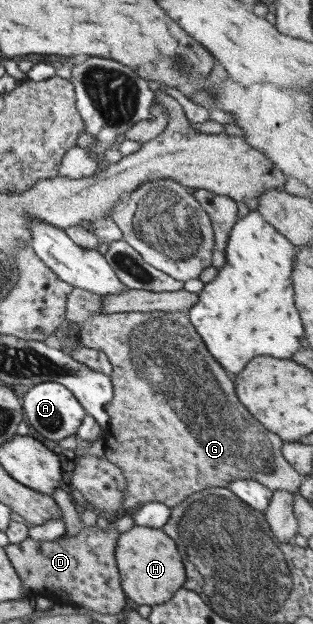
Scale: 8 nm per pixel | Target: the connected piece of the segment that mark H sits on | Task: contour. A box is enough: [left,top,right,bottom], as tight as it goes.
[114,526,185,605]

